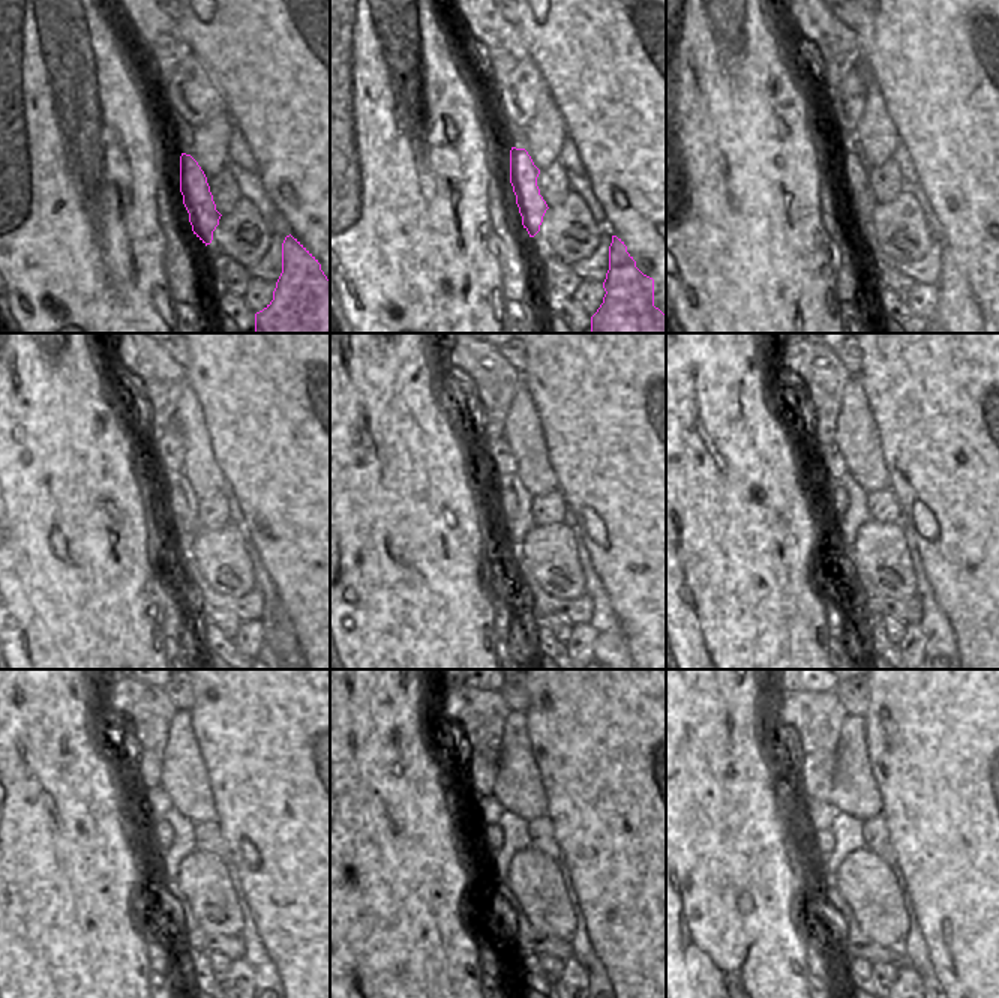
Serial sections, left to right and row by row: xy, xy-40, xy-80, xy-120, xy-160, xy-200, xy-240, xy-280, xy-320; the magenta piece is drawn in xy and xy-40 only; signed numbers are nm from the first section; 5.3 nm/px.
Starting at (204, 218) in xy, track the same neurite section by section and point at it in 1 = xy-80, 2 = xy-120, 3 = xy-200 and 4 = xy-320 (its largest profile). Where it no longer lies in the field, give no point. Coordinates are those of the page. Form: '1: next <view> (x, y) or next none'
1: next xy-80 (855, 173)
2: next xy-120 (176, 502)
3: next xy-200 (839, 498)
4: next xy-320 (824, 842)

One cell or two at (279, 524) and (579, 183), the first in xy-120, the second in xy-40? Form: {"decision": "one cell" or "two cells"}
{"decision": "two cells"}

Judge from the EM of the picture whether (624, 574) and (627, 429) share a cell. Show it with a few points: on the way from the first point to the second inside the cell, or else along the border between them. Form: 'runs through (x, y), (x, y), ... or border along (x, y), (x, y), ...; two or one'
runs through (627, 538), (627, 465); one

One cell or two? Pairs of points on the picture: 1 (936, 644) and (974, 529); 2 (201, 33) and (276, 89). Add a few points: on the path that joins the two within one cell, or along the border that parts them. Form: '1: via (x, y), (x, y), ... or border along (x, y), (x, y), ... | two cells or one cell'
1: border along (929, 584), (935, 602), (953, 628), (959, 649) | two cells
2: via (219, 33), (258, 71) | one cell

